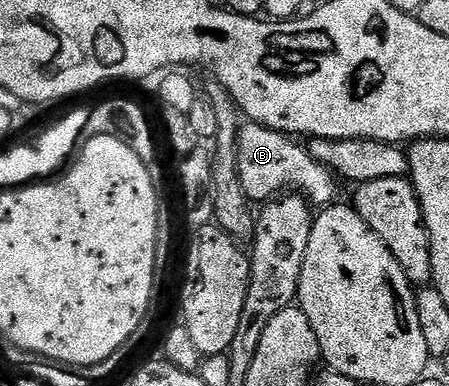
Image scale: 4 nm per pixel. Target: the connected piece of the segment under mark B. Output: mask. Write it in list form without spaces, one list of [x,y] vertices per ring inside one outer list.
[[[251,121],[241,126],[236,138],[238,173],[242,189],[253,204],[267,204],[281,193],[288,192],[299,193],[316,209],[323,209],[335,200],[332,198],[336,195],[337,180],[332,172],[310,157],[307,146],[300,144],[299,147],[296,143],[299,142],[283,131],[275,131]]]

